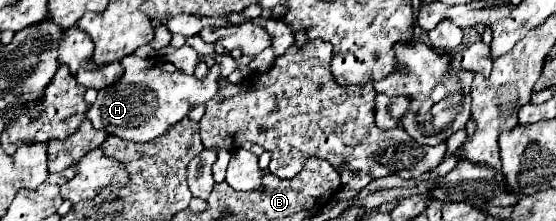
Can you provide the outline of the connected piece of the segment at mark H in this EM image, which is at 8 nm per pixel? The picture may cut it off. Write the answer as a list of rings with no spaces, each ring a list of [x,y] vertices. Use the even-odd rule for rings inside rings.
[[[135,54],[125,56],[121,60],[125,72],[121,76],[119,82],[115,82],[113,86],[107,86],[105,90],[99,92],[97,102],[87,110],[87,120],[93,124],[93,128],[97,130],[105,130],[107,134],[119,136],[123,140],[133,140],[133,142],[149,142],[153,138],[163,136],[171,126],[175,126],[175,122],[181,122],[189,110],[197,104],[205,104],[207,100],[211,100],[217,94],[217,78],[219,78],[219,64],[215,64],[209,74],[203,80],[197,80],[195,76],[183,74],[179,72],[171,62],[161,62],[161,58],[139,58]]]

